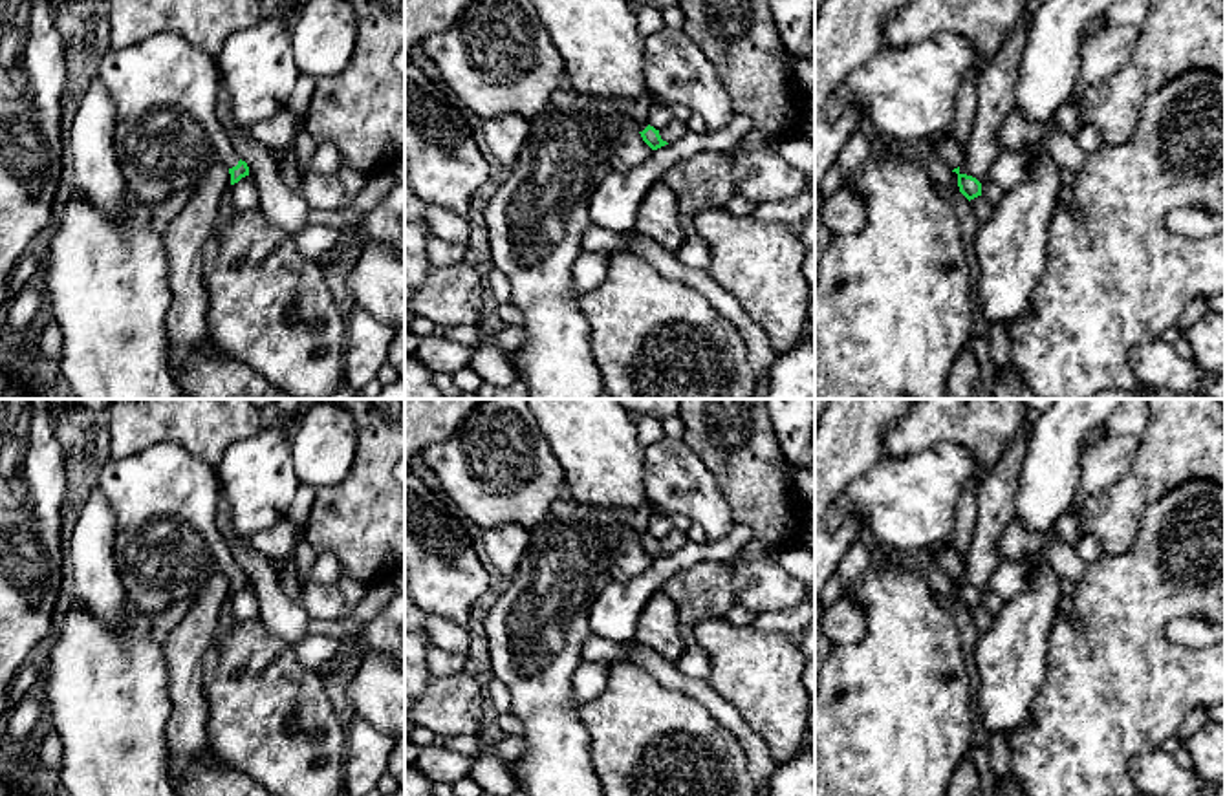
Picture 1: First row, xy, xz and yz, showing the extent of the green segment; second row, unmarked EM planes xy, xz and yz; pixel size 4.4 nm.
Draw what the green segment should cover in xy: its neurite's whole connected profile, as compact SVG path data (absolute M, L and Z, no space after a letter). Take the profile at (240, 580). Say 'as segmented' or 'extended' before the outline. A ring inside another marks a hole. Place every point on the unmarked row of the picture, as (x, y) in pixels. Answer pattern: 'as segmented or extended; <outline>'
extended; M176 443L148 446L121 459L110 459L97 487L115 516L114 560L126 600L145 615L165 611L189 598L214 575L227 575L231 595L249 586L218 525L222 483L216 468Z

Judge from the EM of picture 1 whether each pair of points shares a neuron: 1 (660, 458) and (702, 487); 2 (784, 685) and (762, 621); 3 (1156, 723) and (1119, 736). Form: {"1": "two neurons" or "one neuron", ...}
{"1": "one neuron", "2": "two neurons", "3": "one neuron"}

